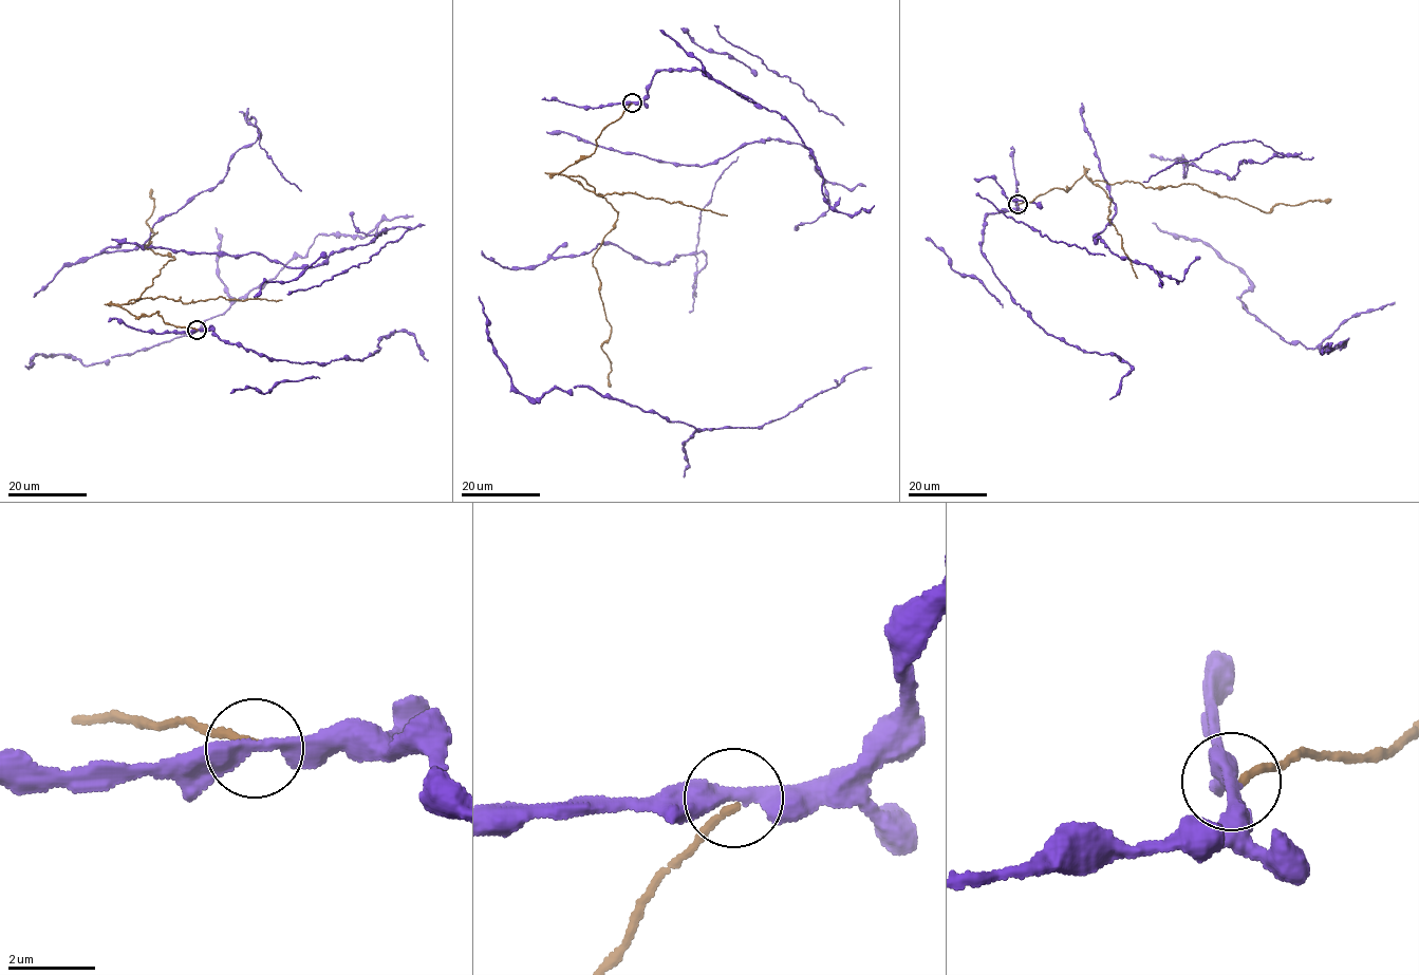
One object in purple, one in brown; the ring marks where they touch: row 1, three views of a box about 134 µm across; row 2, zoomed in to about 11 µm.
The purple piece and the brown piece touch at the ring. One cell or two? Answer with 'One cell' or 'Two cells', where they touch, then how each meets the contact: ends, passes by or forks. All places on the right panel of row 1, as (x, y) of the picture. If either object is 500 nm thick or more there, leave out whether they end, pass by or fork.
Two cells. Place: (1018, 204). At the ring purple passes by. At the ring brown ends

